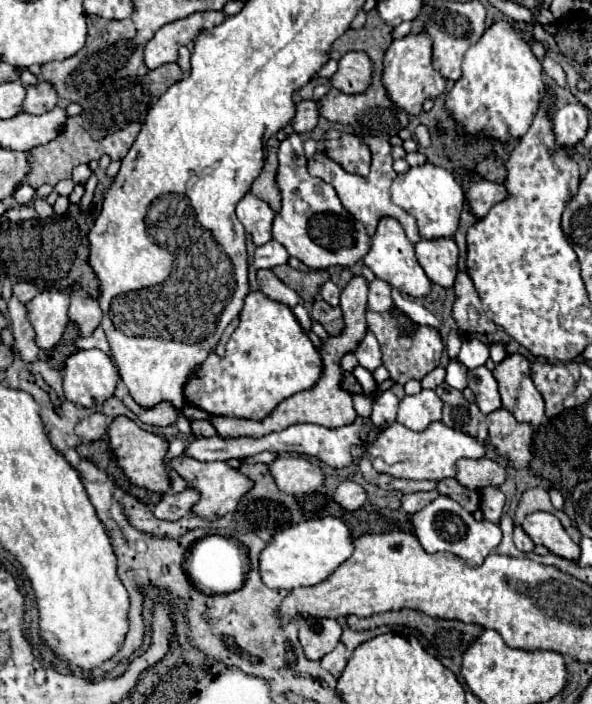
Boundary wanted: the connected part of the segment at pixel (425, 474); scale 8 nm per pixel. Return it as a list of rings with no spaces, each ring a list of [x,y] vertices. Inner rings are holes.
[[[440,421],[428,425],[428,429],[420,433],[400,423],[392,423],[390,427],[378,433],[374,443],[352,447],[352,457],[356,465],[364,455],[368,455],[368,459],[372,461],[378,473],[386,473],[396,479],[430,479],[430,481],[442,481],[448,477],[456,477],[454,465],[458,459],[462,457],[478,459],[478,457],[484,457],[484,453],[486,453],[486,447],[480,441],[476,441],[470,435],[464,435],[462,431],[454,431]]]

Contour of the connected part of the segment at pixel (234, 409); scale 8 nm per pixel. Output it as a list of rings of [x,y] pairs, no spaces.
[[[254,291],[244,301],[240,325],[236,327],[236,331],[230,335],[230,339],[226,343],[226,355],[218,357],[212,351],[190,373],[190,377],[184,385],[184,397],[190,405],[206,411],[208,415],[224,415],[224,417],[262,421],[286,397],[313,387],[322,373],[322,368],[322,357],[320,357],[318,349],[312,345],[312,341],[308,339],[306,331],[300,327],[298,319],[290,311],[290,307],[268,299],[260,291]]]

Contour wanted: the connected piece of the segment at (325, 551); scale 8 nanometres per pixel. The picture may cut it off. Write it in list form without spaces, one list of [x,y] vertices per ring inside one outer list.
[[[336,517],[308,519],[300,525],[276,531],[268,545],[260,553],[260,579],[270,589],[296,589],[324,581],[334,569],[344,563],[354,551],[354,543],[348,527]]]

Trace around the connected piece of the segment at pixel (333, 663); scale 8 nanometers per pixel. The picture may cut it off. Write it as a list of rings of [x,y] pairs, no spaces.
[[[338,643],[328,655],[324,655],[324,657],[320,659],[320,663],[322,663],[322,667],[324,667],[328,673],[332,673],[332,675],[338,679],[338,677],[342,675],[342,671],[344,671],[346,663],[348,663],[346,647],[344,647],[342,643]]]

